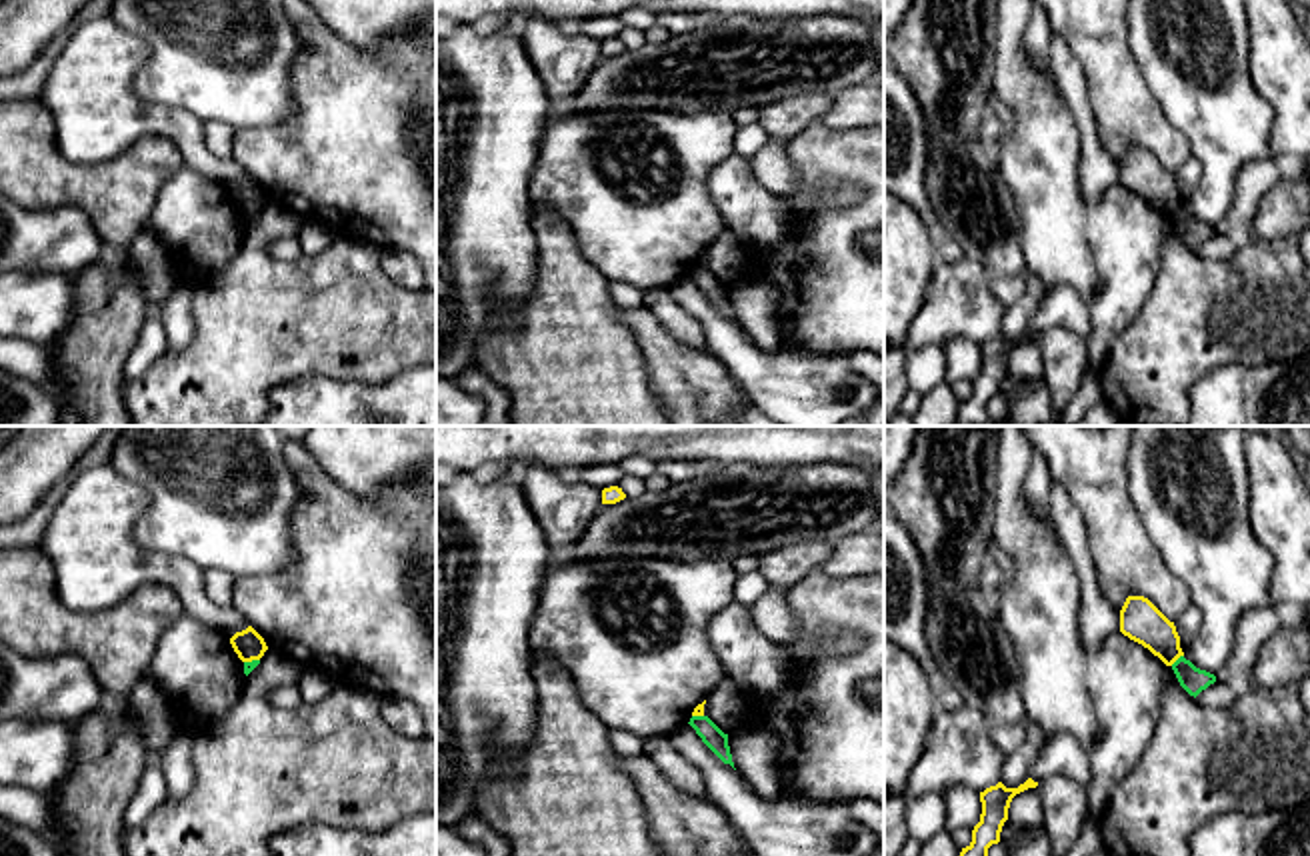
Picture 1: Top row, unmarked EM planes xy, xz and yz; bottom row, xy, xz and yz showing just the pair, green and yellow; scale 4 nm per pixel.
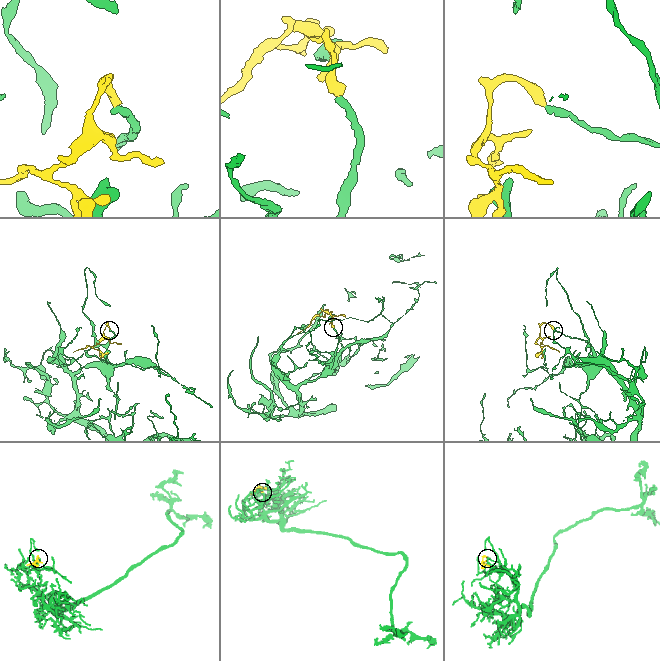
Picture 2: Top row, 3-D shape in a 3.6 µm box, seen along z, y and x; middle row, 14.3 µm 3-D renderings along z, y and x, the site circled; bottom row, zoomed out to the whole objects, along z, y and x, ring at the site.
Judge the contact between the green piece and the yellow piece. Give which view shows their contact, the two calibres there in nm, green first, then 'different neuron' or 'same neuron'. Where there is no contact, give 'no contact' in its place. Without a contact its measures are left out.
yz | 100/170 nm | different neuron

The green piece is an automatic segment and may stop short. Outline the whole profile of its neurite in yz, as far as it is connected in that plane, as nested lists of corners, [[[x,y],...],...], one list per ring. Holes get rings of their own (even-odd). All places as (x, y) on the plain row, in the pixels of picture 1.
[[[1180,208],[1174,216],[1172,222],[1180,234],[1180,238],[1190,246],[1198,248],[1202,242],[1206,242],[1210,236],[1216,234],[1216,228],[1196,220],[1190,212]]]

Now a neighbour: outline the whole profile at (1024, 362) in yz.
[[[1036,340],[1016,346],[1008,360],[1008,370],[1018,380],[1044,382],[1042,354]]]

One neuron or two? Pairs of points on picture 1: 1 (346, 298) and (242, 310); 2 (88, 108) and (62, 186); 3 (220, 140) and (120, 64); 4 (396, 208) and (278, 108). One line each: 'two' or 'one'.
1: one
2: two
3: two
4: two

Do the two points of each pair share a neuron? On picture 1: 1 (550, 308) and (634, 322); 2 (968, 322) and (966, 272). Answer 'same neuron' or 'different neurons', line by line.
1: different neurons
2: same neuron

